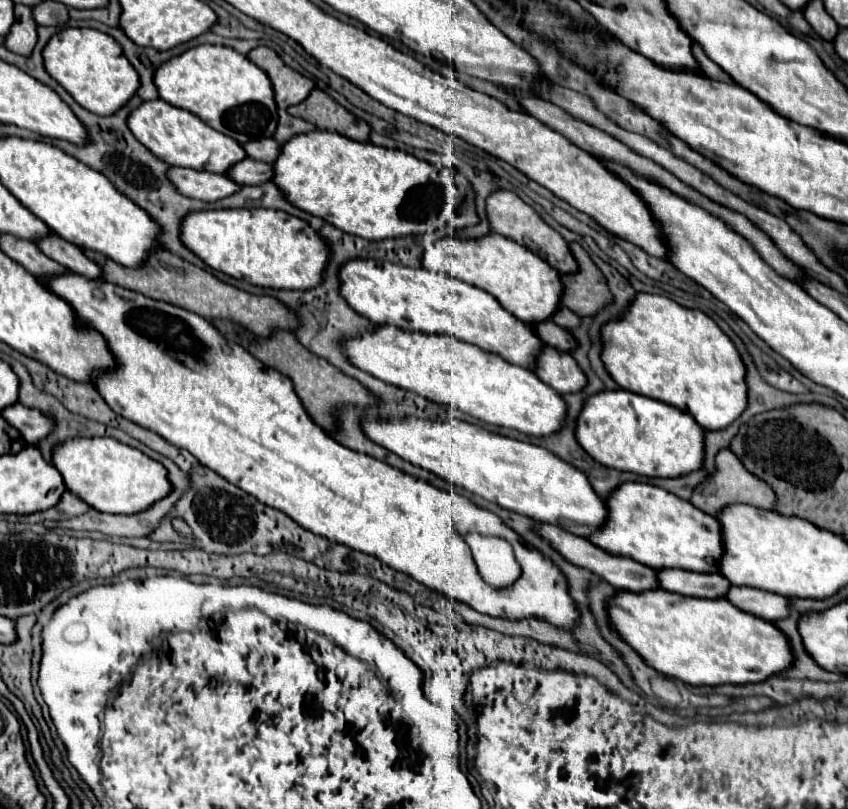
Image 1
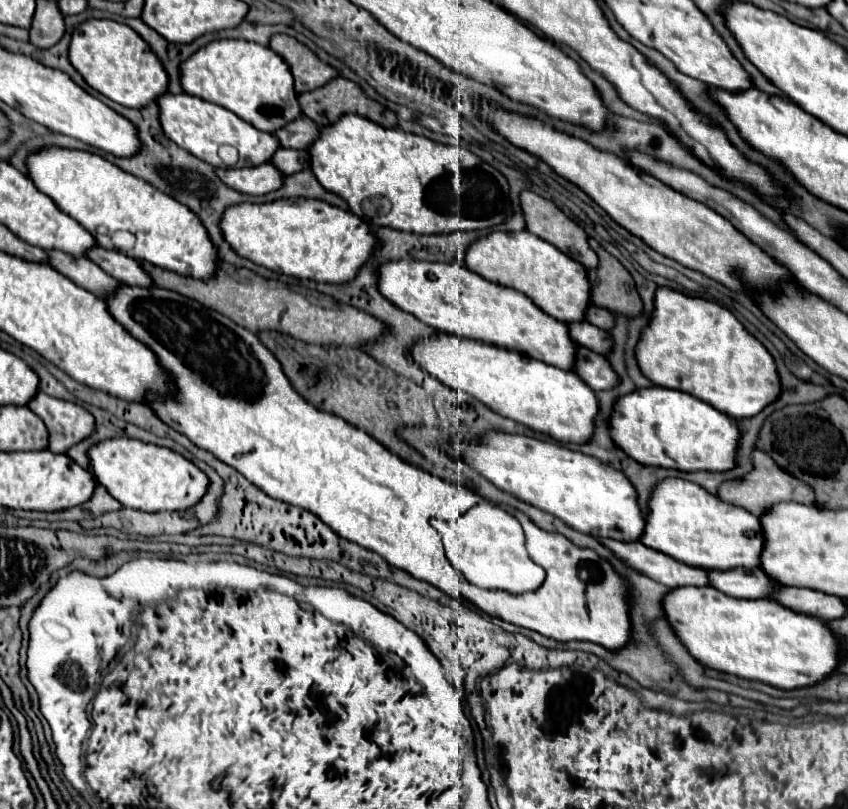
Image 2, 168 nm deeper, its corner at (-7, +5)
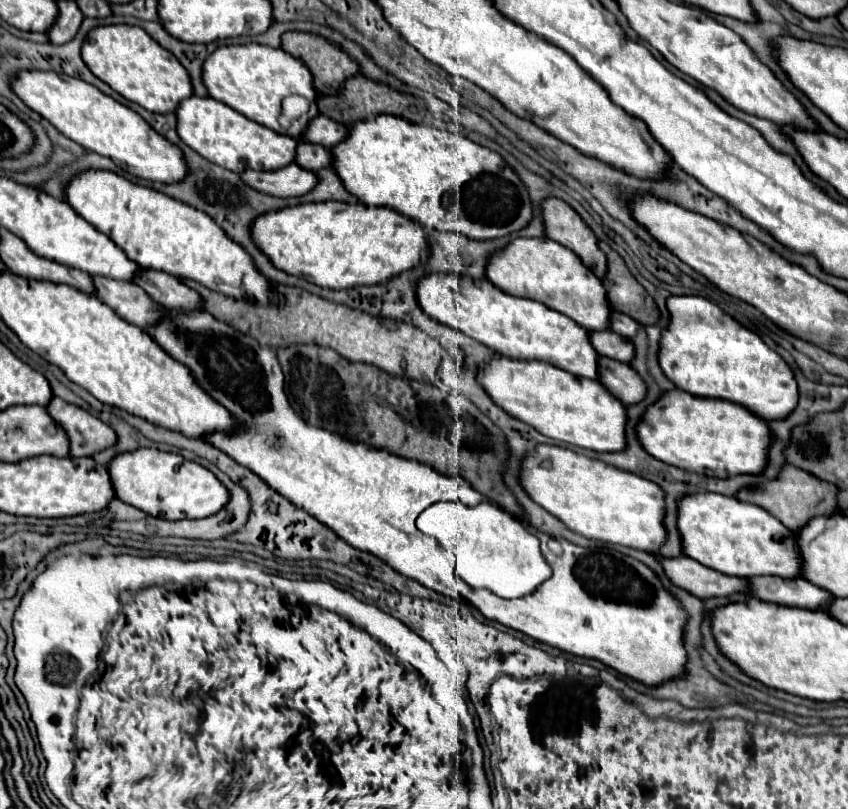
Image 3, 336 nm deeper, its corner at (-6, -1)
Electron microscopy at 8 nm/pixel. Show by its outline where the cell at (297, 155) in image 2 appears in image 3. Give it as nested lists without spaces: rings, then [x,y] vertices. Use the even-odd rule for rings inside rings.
[[[300,142],[296,150],[296,164],[306,170],[318,172],[320,168],[326,168],[332,164],[332,152],[330,148],[324,148],[320,144]]]

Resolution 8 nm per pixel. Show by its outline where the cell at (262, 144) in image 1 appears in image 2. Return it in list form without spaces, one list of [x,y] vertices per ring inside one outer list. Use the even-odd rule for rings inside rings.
[[[307,116],[297,118],[289,122],[285,128],[277,130],[275,136],[279,140],[281,148],[291,148],[291,150],[305,150],[319,134],[319,126],[309,120]]]

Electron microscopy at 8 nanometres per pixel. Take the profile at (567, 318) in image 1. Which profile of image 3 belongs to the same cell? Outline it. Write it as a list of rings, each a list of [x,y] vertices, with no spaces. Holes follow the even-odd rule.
[[[612,312],[612,318],[610,318],[610,330],[612,332],[618,332],[626,338],[634,338],[638,328],[642,328],[640,324],[636,324],[632,318],[628,318],[626,314],[620,314],[620,312]]]

